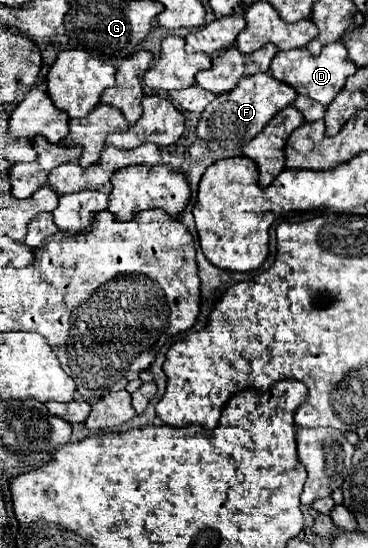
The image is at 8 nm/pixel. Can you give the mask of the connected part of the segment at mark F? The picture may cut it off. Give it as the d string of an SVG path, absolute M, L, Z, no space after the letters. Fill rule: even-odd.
M253 74L253 76L245 76L239 80L239 86L235 88L235 92L225 92L219 94L201 114L199 124L197 124L197 138L209 142L209 144L217 144L219 148L225 150L227 156L239 156L241 146L255 138L261 128L273 118L273 114L285 106L289 106L291 102L295 102L297 92L293 88L287 88L285 84L279 84L279 80L275 80L271 74Z

